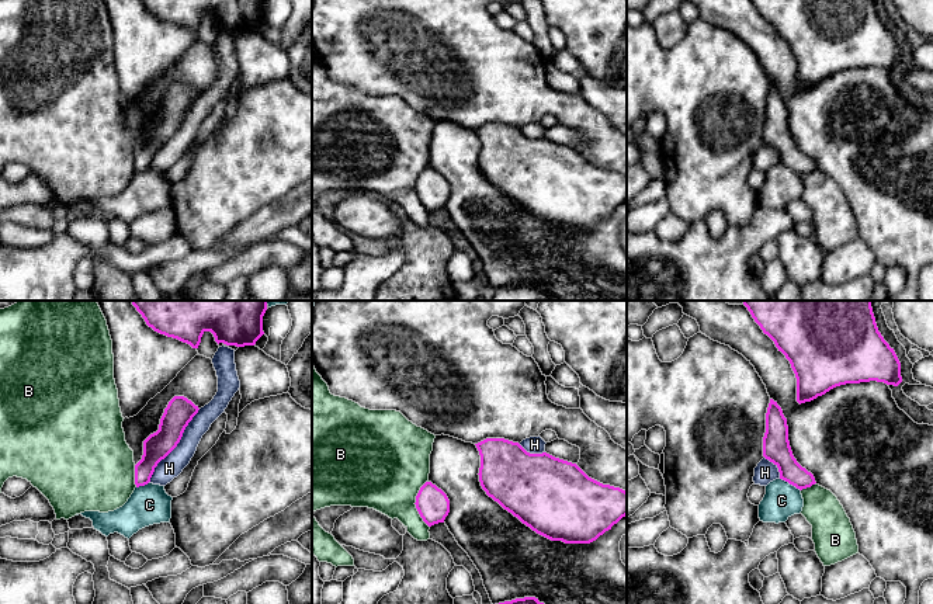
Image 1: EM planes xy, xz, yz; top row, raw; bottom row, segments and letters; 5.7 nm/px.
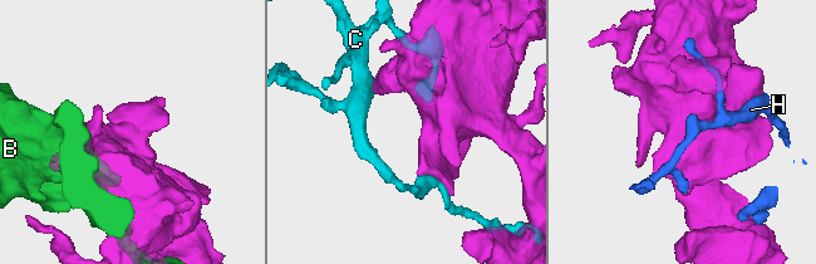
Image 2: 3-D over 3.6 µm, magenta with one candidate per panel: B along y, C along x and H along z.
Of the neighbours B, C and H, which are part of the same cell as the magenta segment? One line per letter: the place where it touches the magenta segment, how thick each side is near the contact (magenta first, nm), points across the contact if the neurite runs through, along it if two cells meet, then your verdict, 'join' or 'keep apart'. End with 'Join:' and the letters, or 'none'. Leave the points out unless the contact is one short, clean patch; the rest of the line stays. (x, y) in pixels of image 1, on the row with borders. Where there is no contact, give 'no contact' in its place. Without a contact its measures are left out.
B: contact xz (415, 503); calibres 190 and 440 nm; keep apart
C: contact yz (790, 483); calibres 160 and 200 nm; keep apart
H: contact xy (176, 445); calibres 160 and 130 nm; keep apart
Join: none

